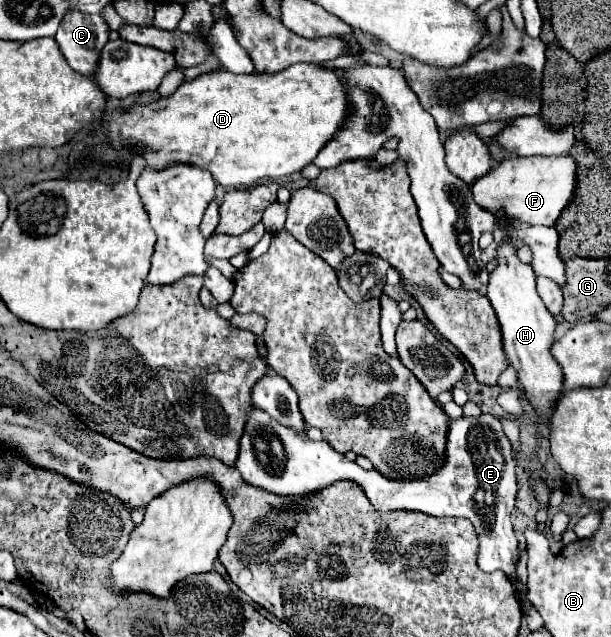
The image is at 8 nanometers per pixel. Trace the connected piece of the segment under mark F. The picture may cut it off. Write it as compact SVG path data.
M571 155L505 159L497 169L491 169L471 187L475 201L491 213L495 213L497 207L503 207L511 219L547 227L557 223L561 211L573 201L575 189L577 161Z

